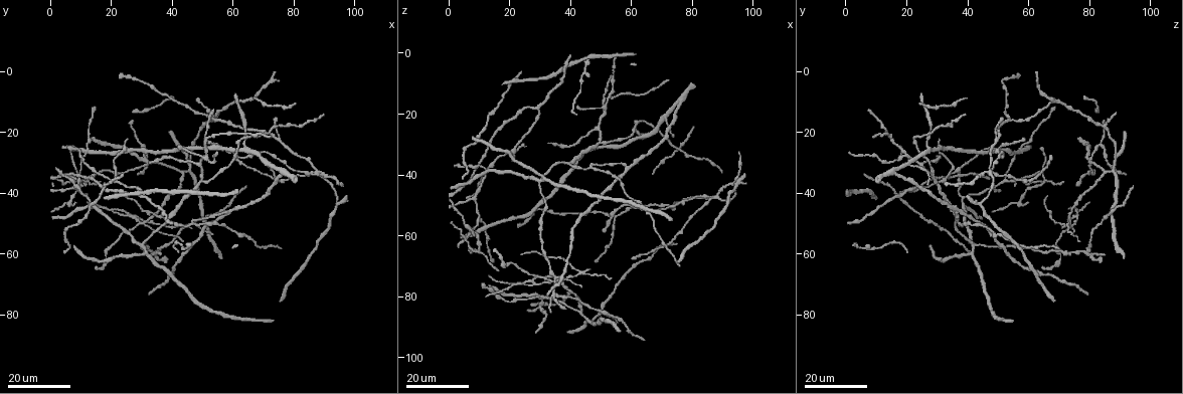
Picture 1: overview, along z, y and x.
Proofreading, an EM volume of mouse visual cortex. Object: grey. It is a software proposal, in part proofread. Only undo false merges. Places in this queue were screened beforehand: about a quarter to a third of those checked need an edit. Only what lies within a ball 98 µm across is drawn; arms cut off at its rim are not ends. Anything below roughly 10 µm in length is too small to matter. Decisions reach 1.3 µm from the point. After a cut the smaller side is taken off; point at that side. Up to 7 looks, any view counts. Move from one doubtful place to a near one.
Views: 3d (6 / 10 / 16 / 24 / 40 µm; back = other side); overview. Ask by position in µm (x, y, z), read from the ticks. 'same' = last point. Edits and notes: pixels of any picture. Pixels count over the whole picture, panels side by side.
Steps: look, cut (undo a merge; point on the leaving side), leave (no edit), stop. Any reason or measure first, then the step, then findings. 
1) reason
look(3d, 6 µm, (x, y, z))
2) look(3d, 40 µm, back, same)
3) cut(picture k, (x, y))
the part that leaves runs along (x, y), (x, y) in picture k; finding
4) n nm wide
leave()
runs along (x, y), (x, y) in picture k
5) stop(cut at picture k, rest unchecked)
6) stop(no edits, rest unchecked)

arms run side by side
look(3d, 16 µm, (51.0, 48.0, 86.0))

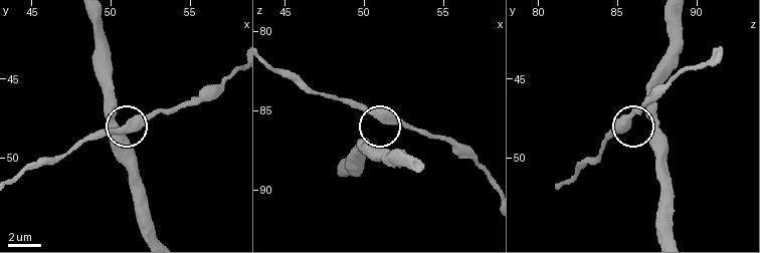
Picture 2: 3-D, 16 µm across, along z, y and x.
closer look
look(3d, 10 µm, (51.1, 48.0, 85.7))

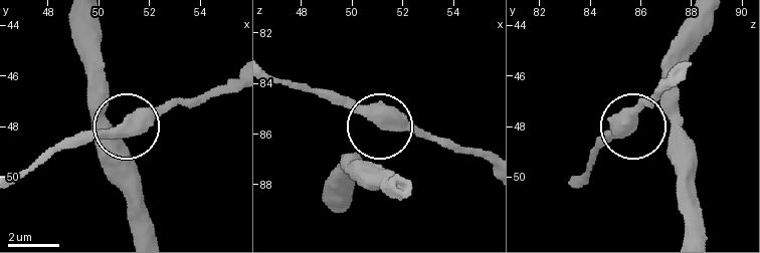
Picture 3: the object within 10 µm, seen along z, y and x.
360 nm wide
leave()
runs along (75, 146), (152, 123), (195, 102) in picture 3; one neuron here

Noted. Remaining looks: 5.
looks like a crossing
look(3d, 16 µm, (29.5, 57.0, 41.0))

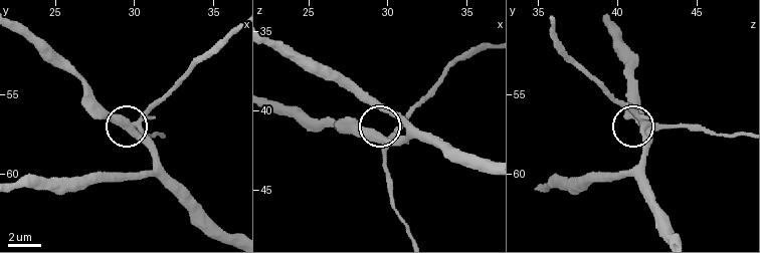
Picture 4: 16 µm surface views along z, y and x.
look(3d, 10 µm, (30.3, 56.9, 41.8))

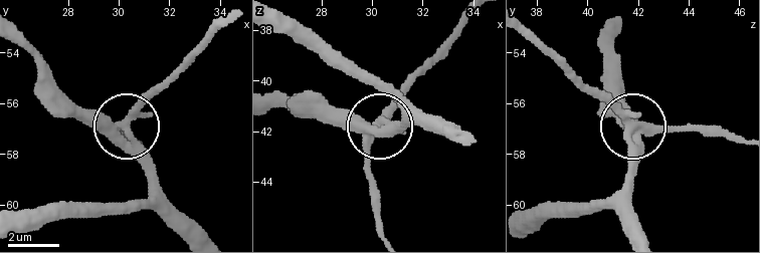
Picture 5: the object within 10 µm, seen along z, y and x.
420 nm wide
leave()
all the same neuron

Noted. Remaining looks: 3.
three arms meet
look(3d, 16 µm, (30.0, 40.5, 18.0))

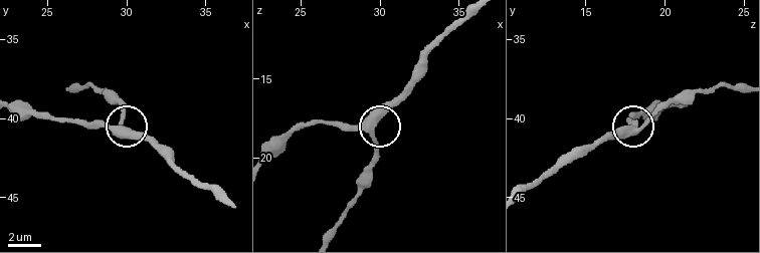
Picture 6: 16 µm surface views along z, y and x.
look(3d, 10 µm, (29.6, 40.7, 18.6))

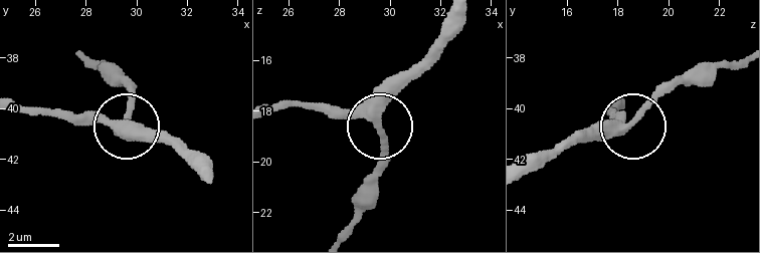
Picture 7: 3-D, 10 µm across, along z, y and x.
3 arms
leave()
runs along (623, 103), (612, 109), (627, 122), (676, 79) in picture 7; one neuron here

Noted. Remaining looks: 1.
stop(no edits, rest unchecked)

